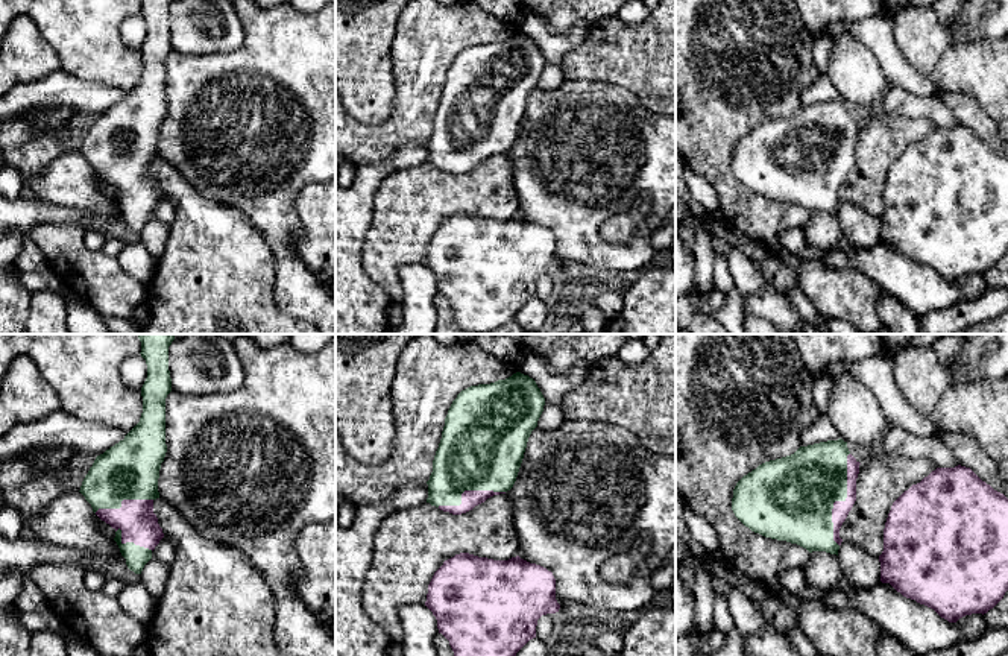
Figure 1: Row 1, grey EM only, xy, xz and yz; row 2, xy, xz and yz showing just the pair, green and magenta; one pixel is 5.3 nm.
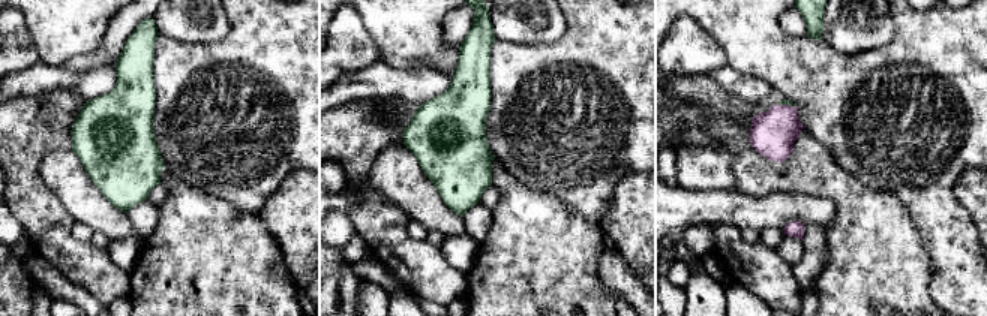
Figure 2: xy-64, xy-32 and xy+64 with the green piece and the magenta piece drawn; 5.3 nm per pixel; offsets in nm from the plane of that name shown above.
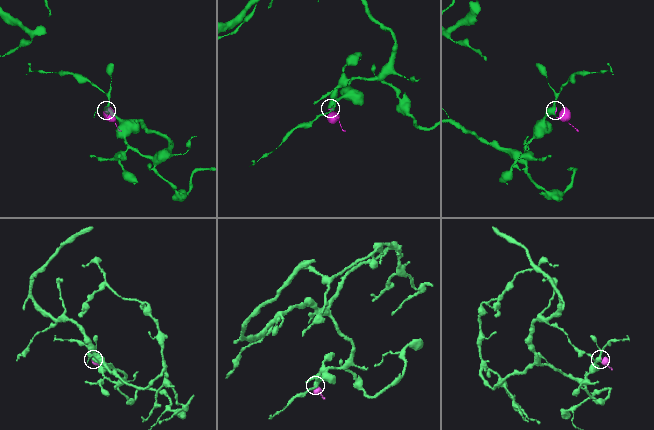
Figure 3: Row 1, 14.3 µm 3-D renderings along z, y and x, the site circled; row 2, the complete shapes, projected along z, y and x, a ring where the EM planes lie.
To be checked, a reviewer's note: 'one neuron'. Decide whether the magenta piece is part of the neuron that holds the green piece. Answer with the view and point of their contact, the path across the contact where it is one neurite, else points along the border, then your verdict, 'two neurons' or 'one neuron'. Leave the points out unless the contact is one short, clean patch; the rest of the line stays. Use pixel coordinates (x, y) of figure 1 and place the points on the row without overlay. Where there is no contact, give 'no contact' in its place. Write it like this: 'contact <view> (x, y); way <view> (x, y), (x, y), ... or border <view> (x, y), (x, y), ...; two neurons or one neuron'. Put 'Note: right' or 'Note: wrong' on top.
Note: right
contact yz (840, 160); one neuron

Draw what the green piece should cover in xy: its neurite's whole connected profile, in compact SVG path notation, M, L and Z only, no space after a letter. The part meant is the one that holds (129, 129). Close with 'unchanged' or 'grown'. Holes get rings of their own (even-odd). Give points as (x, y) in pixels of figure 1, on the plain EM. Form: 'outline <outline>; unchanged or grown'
outline M173 0L140 2L140 14L147 24L147 38L141 47L143 73L140 82L123 100L96 117L79 150L91 164L93 172L115 190L114 200L126 219L128 228L135 234L141 234L144 225L152 219L152 211L164 197L153 173L153 161L159 158L158 138L167 112L165 58L172 52L169 6Z; grown

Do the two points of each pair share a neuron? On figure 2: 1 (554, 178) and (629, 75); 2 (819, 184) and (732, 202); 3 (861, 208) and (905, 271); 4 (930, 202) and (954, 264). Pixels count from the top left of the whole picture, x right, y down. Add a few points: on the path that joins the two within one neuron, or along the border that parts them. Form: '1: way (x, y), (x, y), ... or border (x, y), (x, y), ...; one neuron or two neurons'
1: way (560, 153), (564, 140), (603, 101); one neuron
2: border (735, 189), (755, 196), (776, 192), (792, 193); two neurons
3: way (869, 223), (872, 226), (872, 238), (890, 256); one neuron
4: way (939, 217), (954, 238), (954, 249); one neuron

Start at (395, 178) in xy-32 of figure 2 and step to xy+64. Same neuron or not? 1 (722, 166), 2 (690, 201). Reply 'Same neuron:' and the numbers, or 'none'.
Same neuron: 1

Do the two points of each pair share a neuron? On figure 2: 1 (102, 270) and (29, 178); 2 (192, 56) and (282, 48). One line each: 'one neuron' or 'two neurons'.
1: one neuron
2: one neuron

